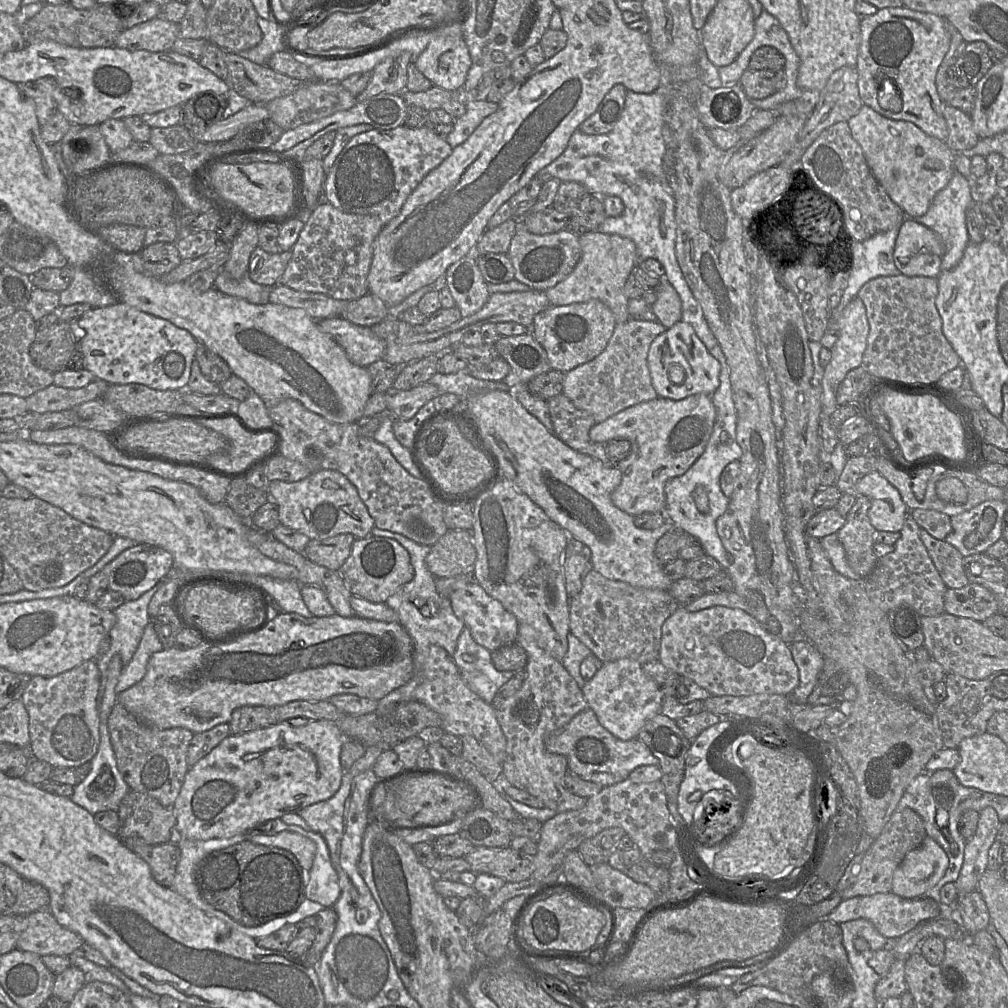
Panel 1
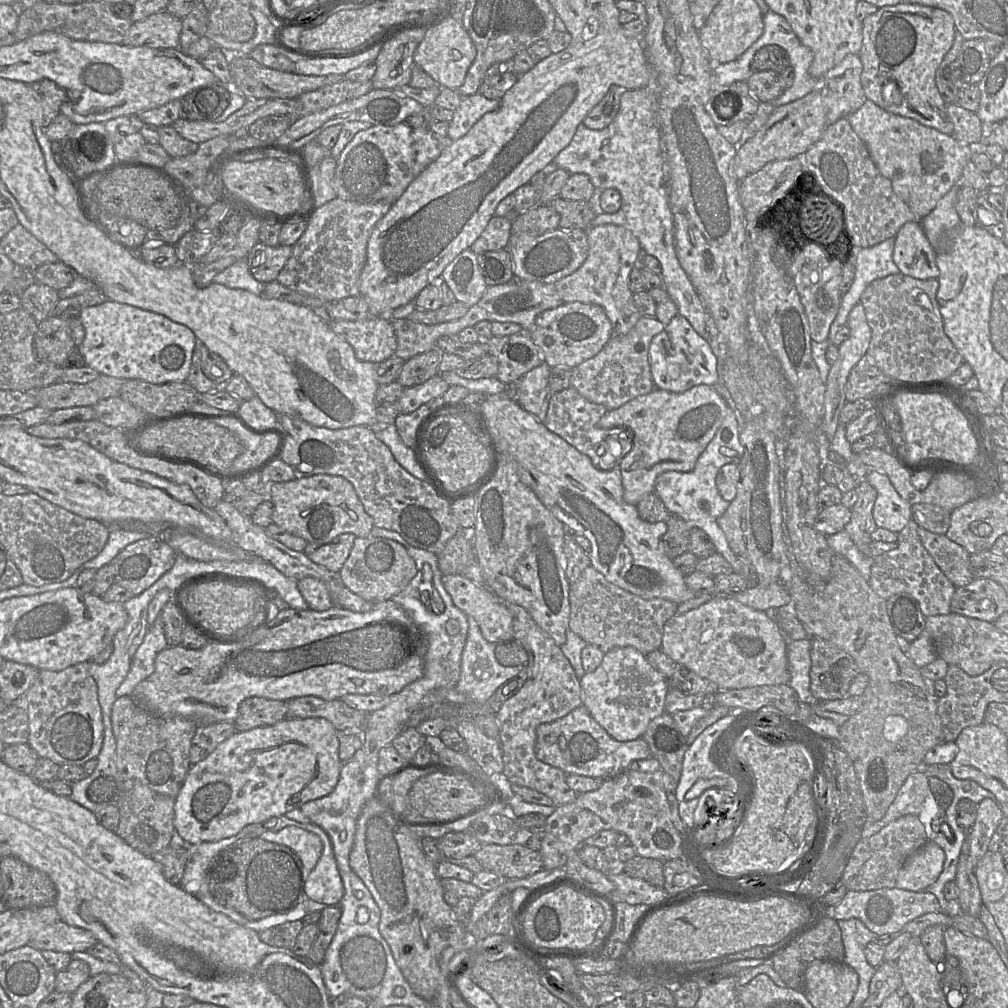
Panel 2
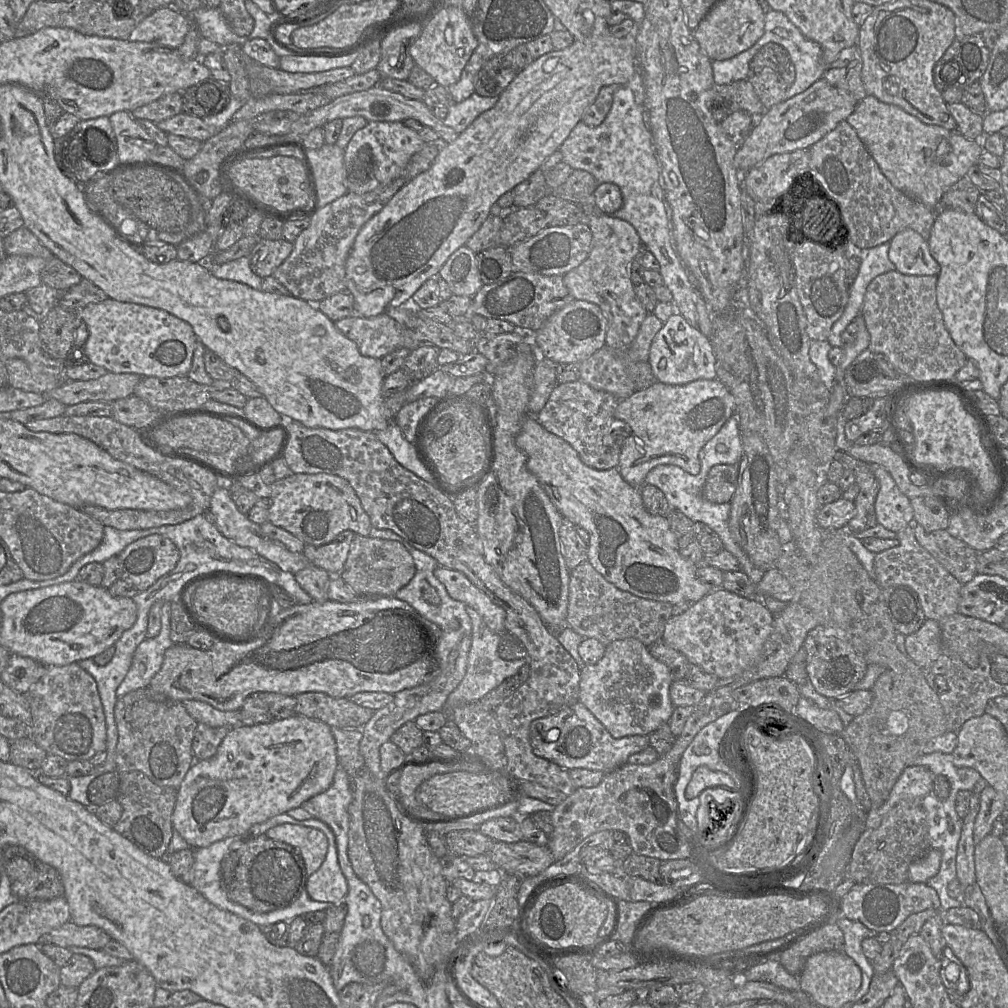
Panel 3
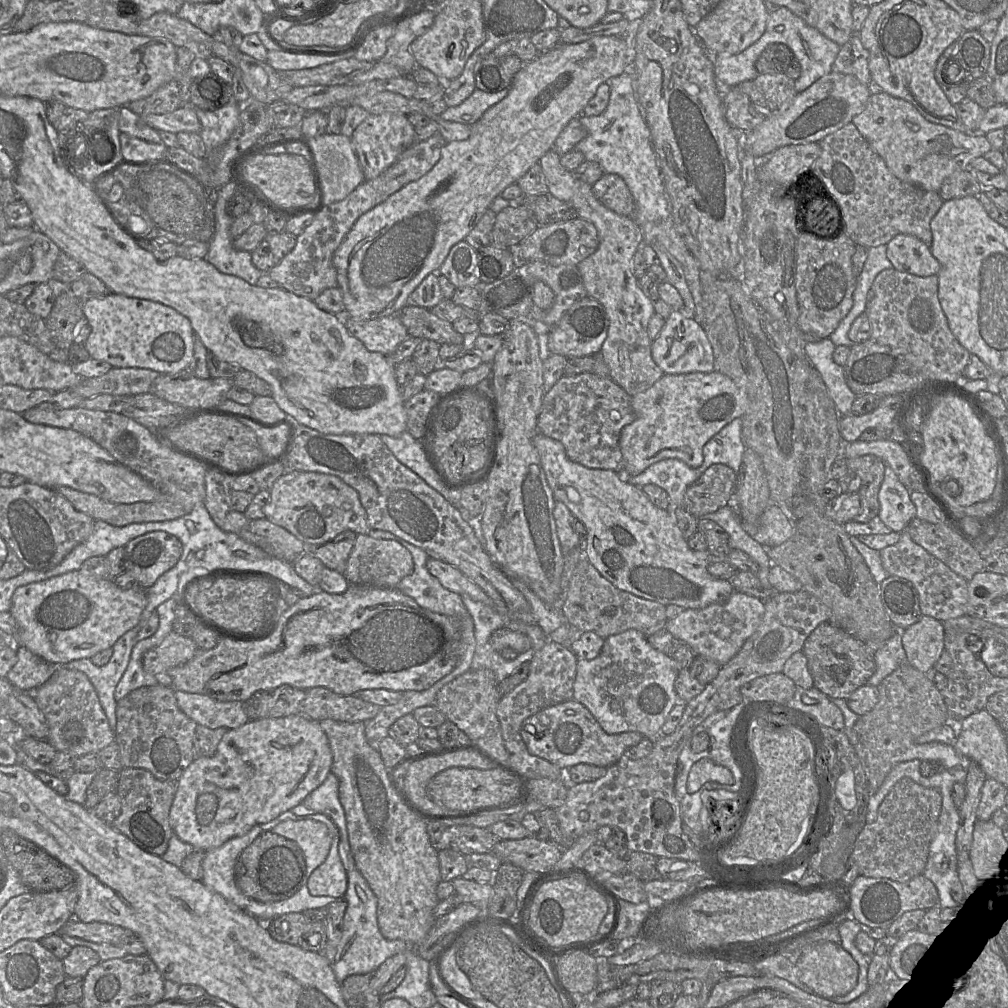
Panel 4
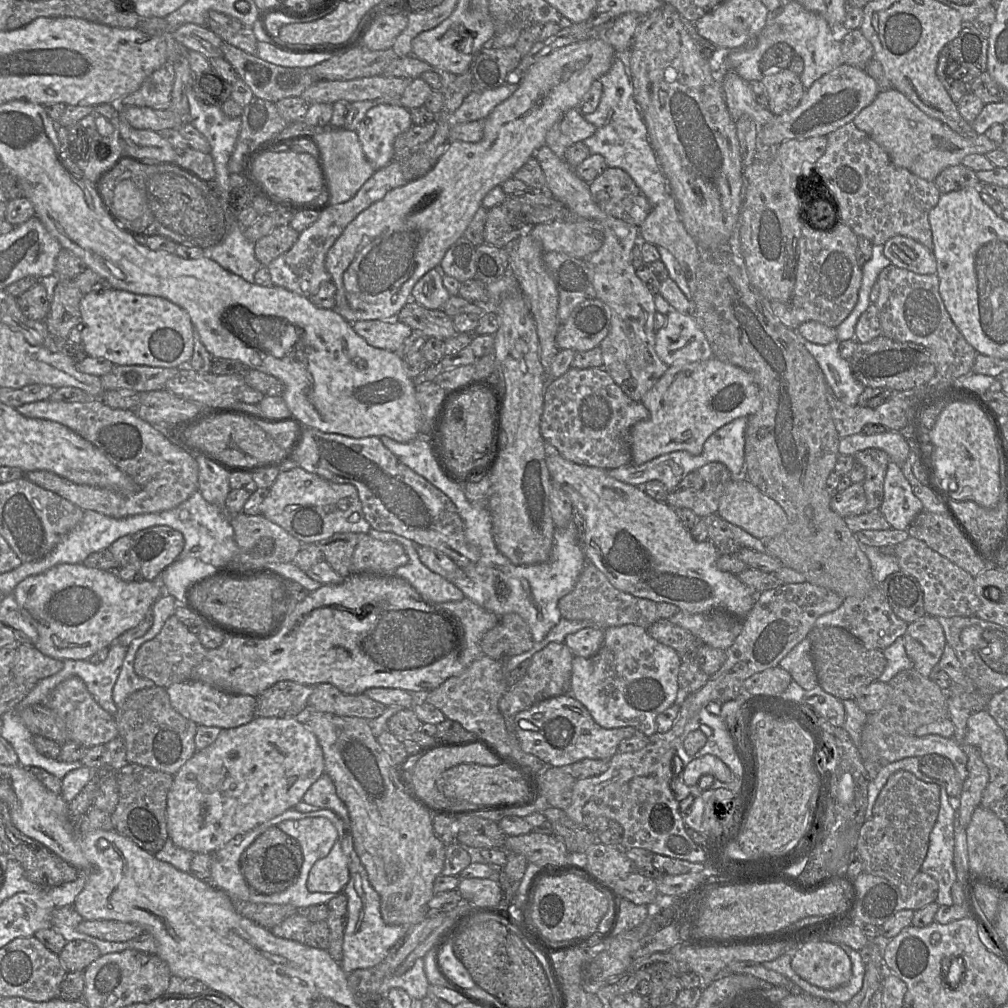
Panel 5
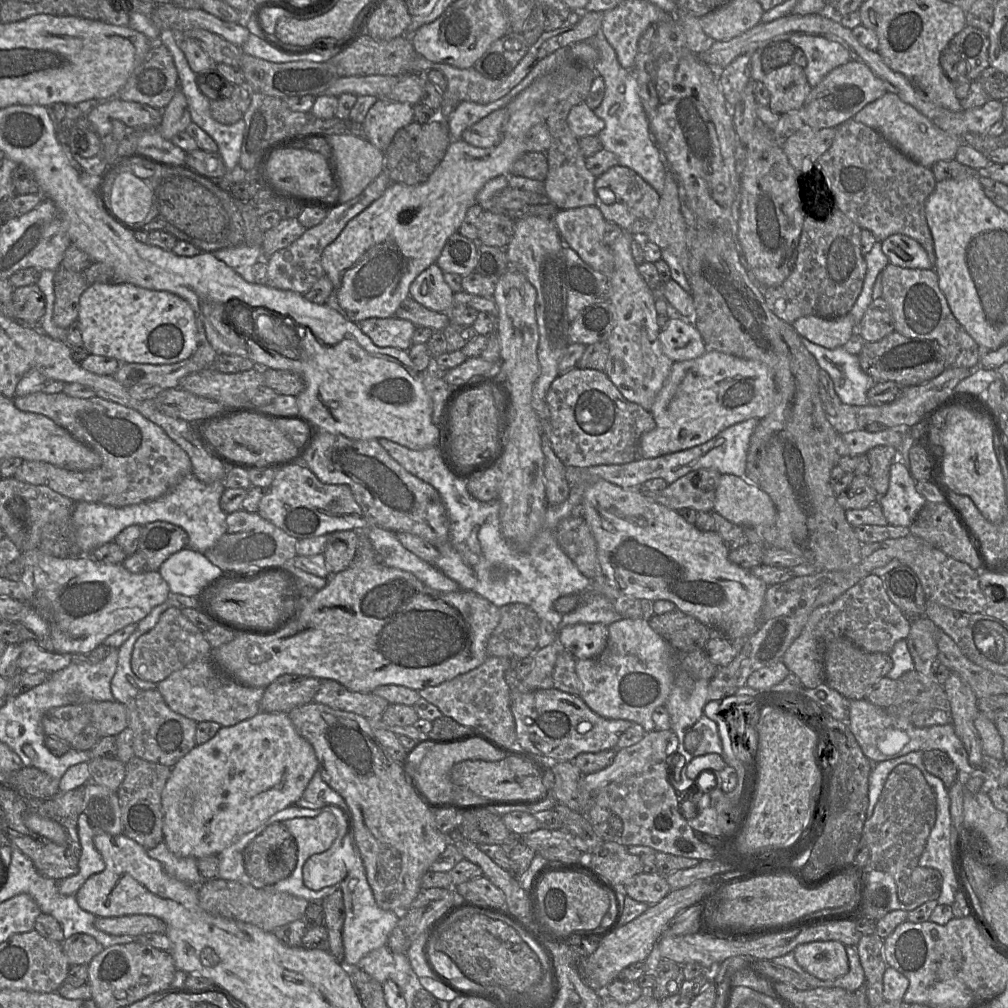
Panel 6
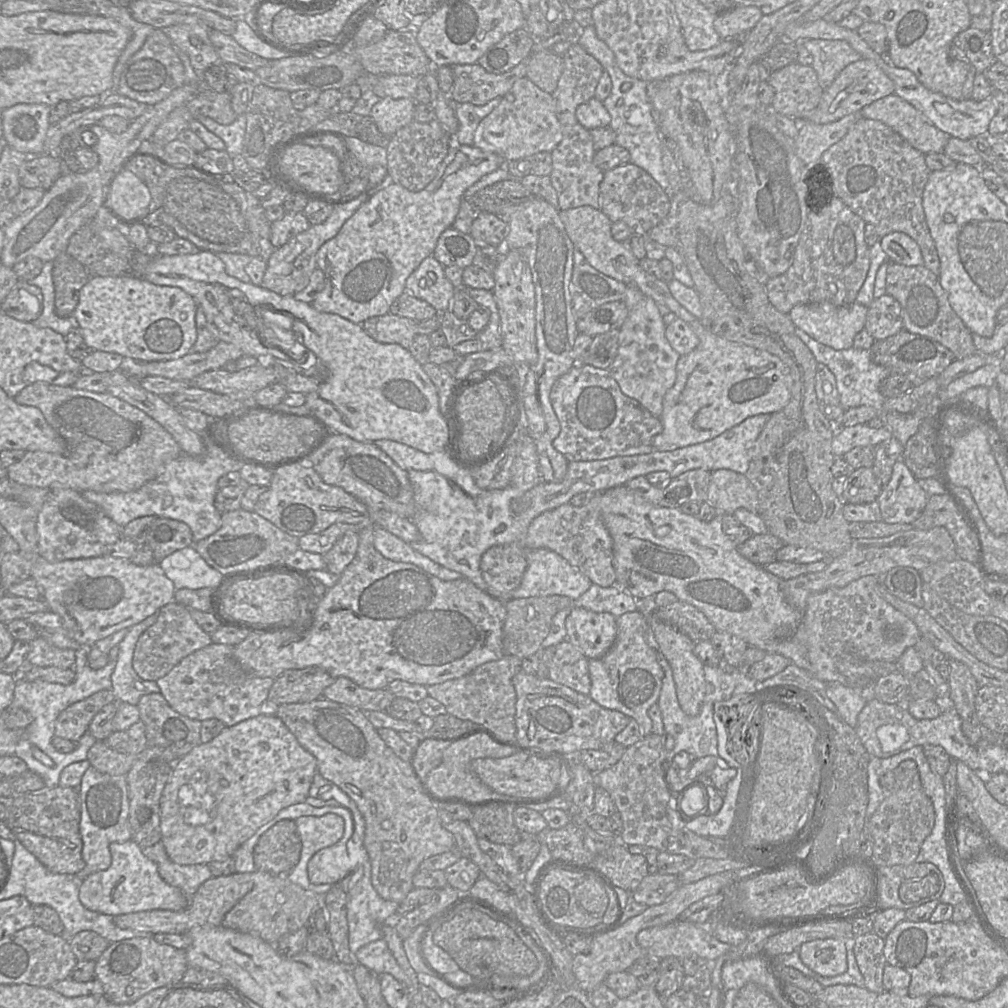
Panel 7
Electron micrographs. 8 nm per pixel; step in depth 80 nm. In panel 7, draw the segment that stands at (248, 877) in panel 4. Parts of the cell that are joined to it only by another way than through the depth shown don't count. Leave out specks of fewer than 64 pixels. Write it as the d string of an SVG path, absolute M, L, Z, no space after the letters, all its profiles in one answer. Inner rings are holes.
M294 820L276 822L258 839L253 850L257 870L287 876L297 865L302 849L301 837Z

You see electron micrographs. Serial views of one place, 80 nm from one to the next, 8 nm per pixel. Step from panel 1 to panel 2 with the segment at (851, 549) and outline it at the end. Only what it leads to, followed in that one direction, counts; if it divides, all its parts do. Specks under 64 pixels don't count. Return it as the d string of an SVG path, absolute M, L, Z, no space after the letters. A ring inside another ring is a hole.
M866 479L860 483L856 491L858 498L851 508L851 518L844 527L844 531L860 552L869 555L869 544L873 541L871 534L877 528L872 513L877 492Z

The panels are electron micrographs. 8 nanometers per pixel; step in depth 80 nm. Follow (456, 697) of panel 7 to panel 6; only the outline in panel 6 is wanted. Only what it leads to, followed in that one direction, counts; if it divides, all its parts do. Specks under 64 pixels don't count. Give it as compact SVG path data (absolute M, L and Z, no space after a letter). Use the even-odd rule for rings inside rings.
M488 657L480 666L465 674L420 690L420 696L435 705L443 716L473 729L474 734L489 739L509 752L519 751L511 710L511 690L505 680L506 671L510 666L515 666L515 661L507 657Z

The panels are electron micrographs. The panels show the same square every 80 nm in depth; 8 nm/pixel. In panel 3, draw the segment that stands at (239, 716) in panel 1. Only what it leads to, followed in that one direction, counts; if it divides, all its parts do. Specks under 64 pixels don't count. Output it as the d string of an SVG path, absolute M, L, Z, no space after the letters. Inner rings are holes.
M274 692L253 693L240 709L240 725L253 726L289 718L296 714L296 704L296 696Z

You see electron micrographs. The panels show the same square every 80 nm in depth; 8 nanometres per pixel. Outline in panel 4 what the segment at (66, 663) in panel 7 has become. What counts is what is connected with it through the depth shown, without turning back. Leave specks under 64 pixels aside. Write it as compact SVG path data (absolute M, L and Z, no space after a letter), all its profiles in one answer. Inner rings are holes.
M24 646L16 647L17 662L6 679L25 692L33 692L54 674L58 665L47 662Z

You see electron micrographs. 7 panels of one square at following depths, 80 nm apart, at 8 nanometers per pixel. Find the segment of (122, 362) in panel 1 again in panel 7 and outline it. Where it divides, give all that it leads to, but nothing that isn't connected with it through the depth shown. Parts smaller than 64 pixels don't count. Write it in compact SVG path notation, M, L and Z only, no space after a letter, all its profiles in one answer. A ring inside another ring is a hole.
M138 275L91 276L80 289L71 318L80 328L83 343L93 351L117 353L140 362L158 362L180 358L193 349L196 341L196 304L192 296L178 287L152 284Z

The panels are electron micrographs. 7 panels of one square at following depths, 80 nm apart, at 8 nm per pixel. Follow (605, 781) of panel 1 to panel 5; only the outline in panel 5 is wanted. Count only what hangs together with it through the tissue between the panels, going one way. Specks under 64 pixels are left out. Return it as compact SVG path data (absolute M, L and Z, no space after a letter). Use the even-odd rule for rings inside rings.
M570 693L543 700L515 716L515 732L522 750L553 767L568 768L582 759L611 760L618 753L622 740L632 737L637 729L632 726L606 729L598 725L588 709Z

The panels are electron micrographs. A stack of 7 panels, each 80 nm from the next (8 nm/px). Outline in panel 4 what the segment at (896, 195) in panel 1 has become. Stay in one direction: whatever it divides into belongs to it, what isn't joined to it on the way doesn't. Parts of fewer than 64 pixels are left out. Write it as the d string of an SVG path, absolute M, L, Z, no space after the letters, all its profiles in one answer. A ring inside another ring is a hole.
M880 90L872 92L865 108L853 117L851 123L885 161L895 177L927 191L939 192L944 180L951 174L967 170L973 159L983 157L985 153L992 150L992 146L985 137L986 134L975 132L975 134L967 135L944 125L930 122L908 101Z

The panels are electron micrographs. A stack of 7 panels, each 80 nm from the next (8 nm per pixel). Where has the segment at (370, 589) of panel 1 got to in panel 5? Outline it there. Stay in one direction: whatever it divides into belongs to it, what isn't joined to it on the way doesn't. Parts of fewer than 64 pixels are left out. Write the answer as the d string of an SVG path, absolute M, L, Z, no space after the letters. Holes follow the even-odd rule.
M359 534L352 556L352 573L392 576L397 568L407 562L408 556L401 544L383 542L368 534Z

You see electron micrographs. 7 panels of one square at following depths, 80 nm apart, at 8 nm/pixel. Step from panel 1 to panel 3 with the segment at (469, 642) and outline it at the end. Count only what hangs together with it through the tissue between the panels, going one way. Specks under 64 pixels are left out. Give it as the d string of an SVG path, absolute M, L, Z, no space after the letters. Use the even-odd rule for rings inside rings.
M466 606L466 610L472 623L472 643L468 654L466 674L458 686L448 695L442 709L447 716L447 721L455 708L478 701L505 679L516 674L522 666L528 664L527 657L510 661L503 660L498 654L502 634L491 631L479 613L472 607Z

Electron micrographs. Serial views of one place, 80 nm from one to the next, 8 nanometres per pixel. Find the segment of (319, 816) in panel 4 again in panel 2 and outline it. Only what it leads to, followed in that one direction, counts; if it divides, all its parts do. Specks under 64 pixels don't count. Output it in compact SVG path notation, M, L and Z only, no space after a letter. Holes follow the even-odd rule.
M285 815L275 817L275 824L268 831L276 832L286 826L305 829L319 836L323 844L323 851L316 866L308 876L305 883L305 893L315 902L327 906L339 905L344 895L344 885L337 868L329 835L320 826L312 822L300 823L288 819Z

